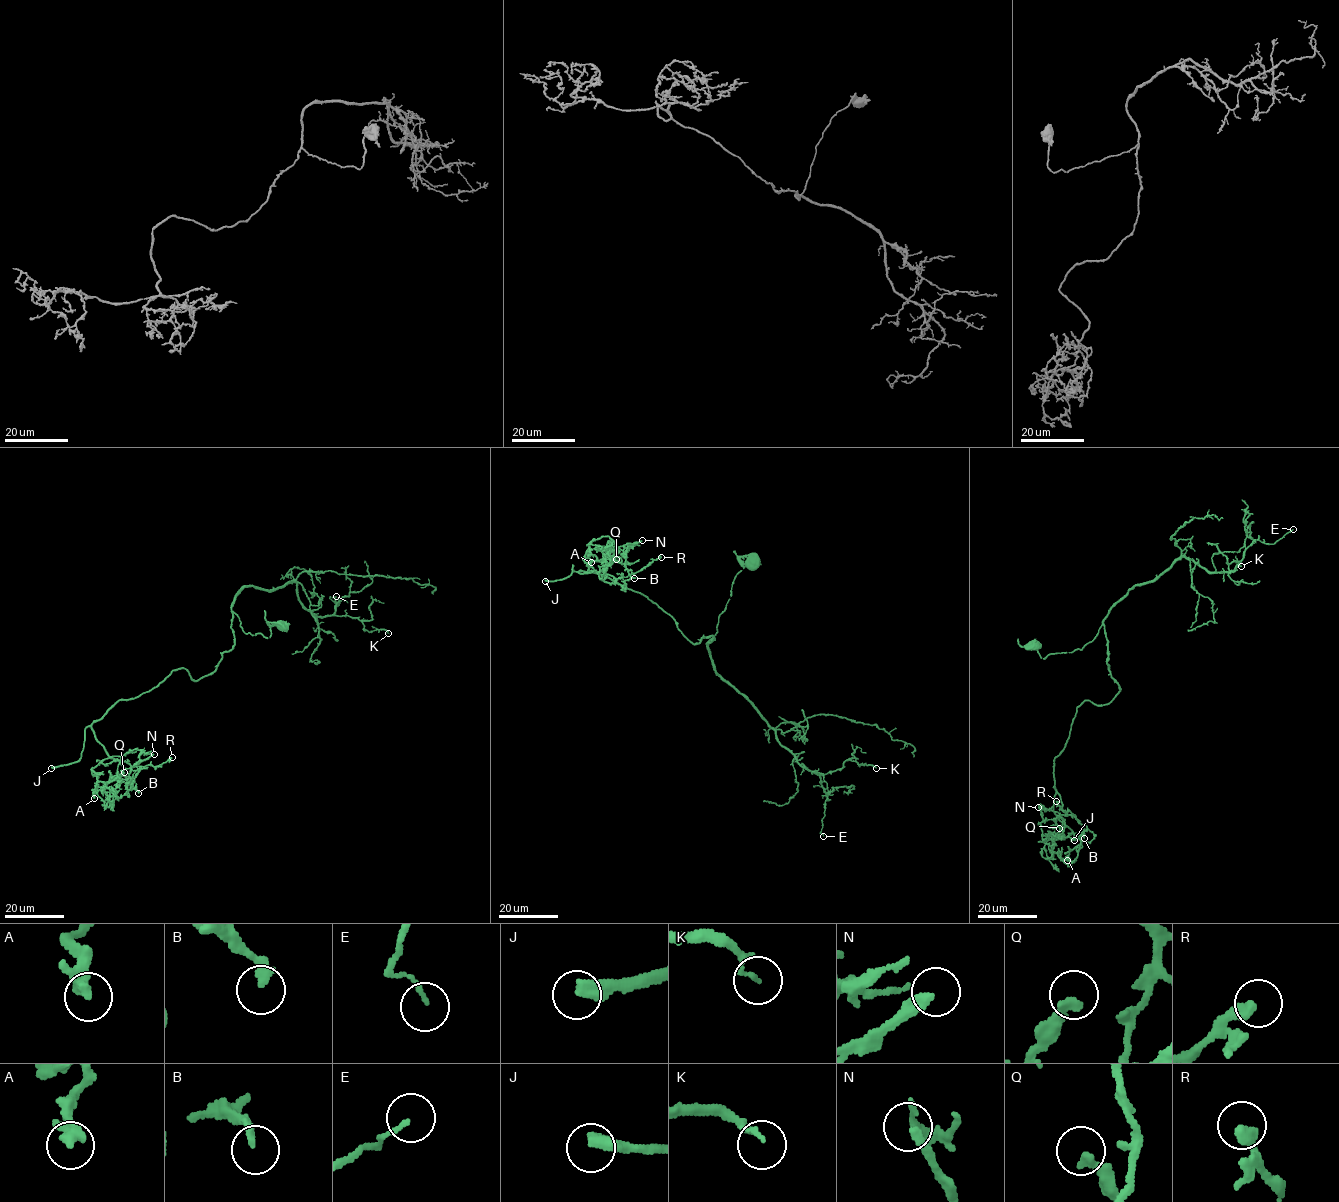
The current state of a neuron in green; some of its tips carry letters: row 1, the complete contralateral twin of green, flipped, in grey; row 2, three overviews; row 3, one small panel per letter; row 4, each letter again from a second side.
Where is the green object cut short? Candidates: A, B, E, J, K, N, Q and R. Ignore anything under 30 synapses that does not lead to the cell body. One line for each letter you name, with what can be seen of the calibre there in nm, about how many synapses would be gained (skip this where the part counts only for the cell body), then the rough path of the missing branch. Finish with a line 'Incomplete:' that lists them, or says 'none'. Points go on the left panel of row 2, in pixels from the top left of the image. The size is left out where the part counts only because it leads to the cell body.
J: calibre 440 nm; 550 synapses; course (51, 768), (19, 758), (12, 760), (25, 759), (25, 776), (16, 786), (6, 809), (6, 801), (4, 804)
Incomplete: J

